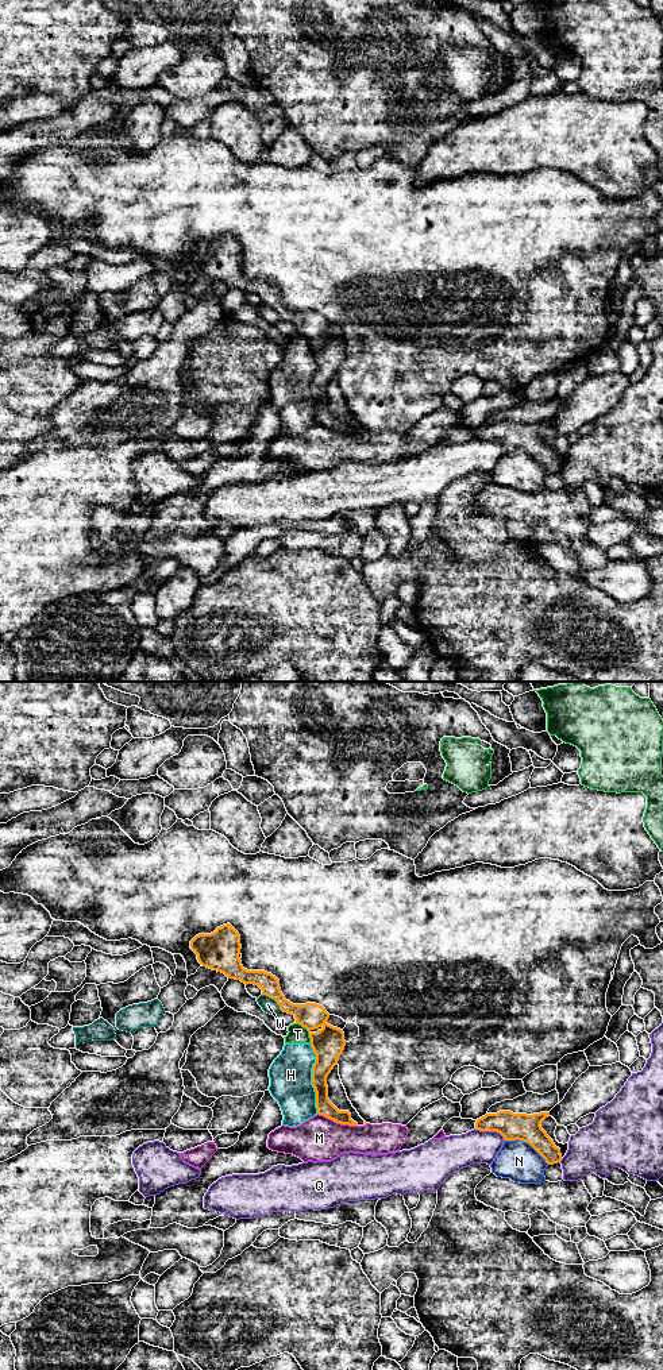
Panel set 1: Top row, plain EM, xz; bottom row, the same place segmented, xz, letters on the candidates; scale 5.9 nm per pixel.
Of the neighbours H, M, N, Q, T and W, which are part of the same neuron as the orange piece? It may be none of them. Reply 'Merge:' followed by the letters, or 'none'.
Merge: none

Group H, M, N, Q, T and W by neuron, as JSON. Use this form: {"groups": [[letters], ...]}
{"groups": [["H", "T"], ["M"], ["N"], ["Q"], ["W"]]}

